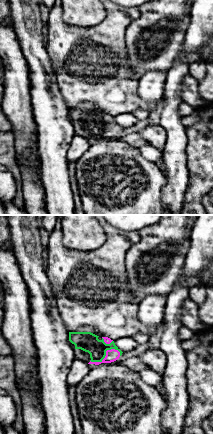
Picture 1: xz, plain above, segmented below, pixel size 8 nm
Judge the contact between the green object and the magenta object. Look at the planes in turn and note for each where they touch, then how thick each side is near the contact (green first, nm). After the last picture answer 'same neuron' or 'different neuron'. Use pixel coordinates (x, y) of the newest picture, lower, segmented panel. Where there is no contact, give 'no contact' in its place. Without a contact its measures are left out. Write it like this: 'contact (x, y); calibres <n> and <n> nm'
contact (105, 354); calibres 160 and 100 nm

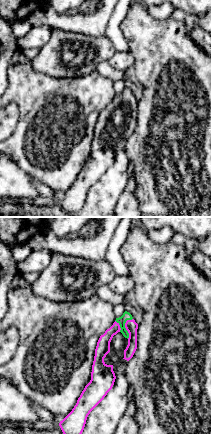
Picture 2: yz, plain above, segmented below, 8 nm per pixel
contact (124, 327); calibres 70 and 100 nm

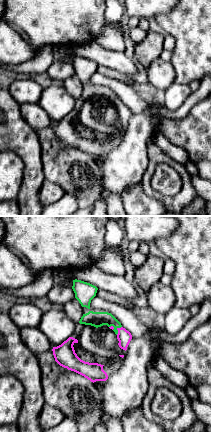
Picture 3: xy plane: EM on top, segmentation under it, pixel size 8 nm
contact (117, 330); calibres 130 and 120 nm

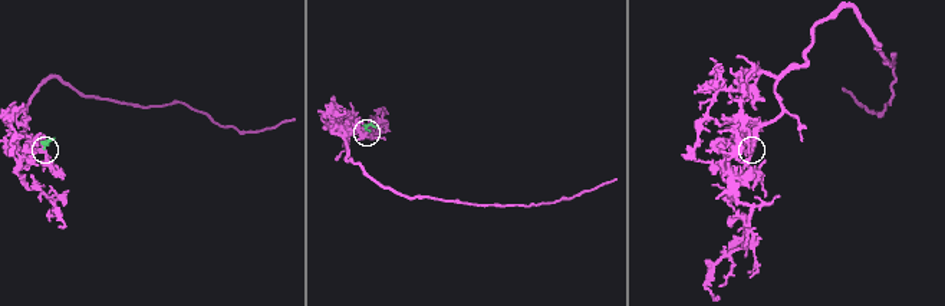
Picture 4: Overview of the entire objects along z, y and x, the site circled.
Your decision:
same neuron

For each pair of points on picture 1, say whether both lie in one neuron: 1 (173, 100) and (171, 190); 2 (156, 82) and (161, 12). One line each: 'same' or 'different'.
1: same
2: different

